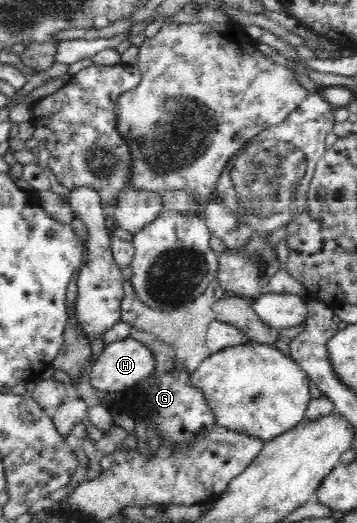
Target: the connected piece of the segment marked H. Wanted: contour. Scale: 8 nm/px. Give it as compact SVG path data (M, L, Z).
M133 338L111 341L91 365L89 385L101 392L126 392L155 371L155 355L141 342Z

